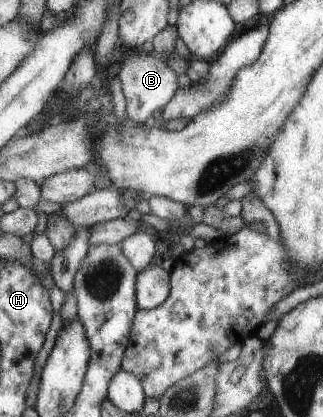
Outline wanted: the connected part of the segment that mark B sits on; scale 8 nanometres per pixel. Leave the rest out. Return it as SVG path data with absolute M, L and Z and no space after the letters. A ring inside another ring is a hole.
M131 50L128 53L124 51L124 58L120 64L119 79L122 82L122 90L126 98L126 115L131 122L145 126L147 118L159 108L164 110L177 94L179 74L167 66L165 59L155 54L144 55L141 50L140 52Z

